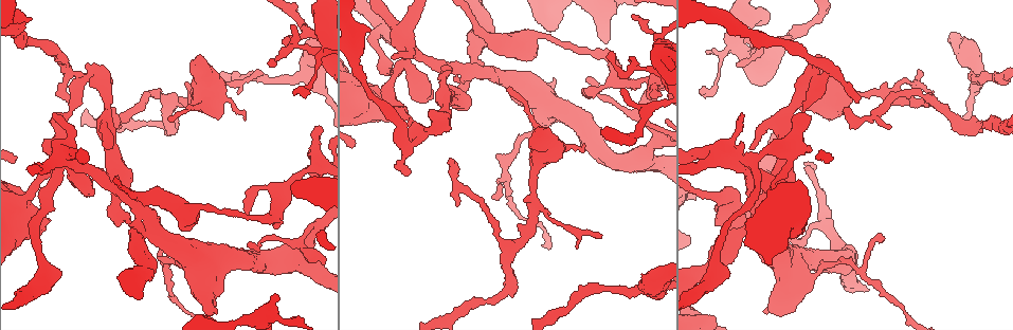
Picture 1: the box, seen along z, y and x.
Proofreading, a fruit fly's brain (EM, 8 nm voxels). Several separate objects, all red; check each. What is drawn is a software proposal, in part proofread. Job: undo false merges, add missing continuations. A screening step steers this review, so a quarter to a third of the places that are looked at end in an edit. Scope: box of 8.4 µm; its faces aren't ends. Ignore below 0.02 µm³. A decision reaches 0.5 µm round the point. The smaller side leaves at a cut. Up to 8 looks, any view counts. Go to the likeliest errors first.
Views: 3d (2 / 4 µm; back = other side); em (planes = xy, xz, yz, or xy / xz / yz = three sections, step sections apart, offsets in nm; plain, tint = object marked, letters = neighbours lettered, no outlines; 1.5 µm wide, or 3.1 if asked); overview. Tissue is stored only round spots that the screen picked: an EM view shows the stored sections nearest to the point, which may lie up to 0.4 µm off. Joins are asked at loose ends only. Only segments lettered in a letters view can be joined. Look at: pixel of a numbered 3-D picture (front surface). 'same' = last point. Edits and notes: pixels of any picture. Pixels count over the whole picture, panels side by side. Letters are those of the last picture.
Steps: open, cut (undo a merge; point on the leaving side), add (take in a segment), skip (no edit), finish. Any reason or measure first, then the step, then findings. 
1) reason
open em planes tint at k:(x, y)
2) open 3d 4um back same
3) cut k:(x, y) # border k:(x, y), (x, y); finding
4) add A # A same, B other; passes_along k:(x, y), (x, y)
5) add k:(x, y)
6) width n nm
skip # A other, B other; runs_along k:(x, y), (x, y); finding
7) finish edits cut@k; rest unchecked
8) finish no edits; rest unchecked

free end
open em yz step 8 tint at 1:(553, 79)

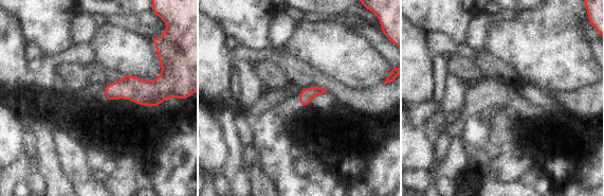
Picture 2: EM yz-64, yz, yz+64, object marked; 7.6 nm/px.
open em planes letters same

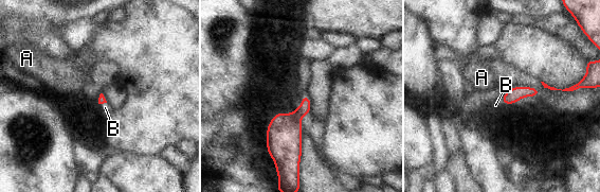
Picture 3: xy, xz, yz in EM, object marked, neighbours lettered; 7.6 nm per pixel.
add B # A other, B same; passes_along 3:(512, 96), (503, 102), (495, 105); it goes on there

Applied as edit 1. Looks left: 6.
redraw
open overview

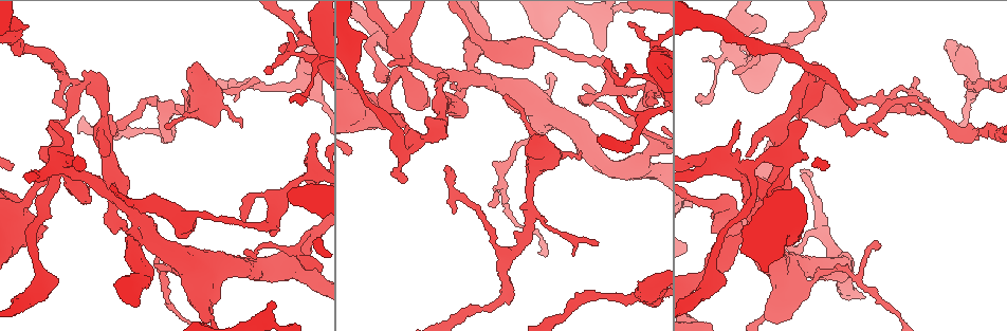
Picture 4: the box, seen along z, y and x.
tapers out
open 3d 2um at 4:(595, 243)

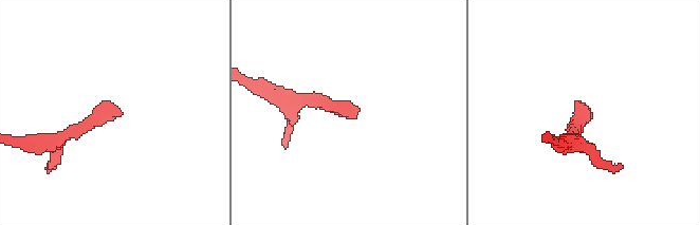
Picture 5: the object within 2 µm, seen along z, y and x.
need the tissue
open em yz step 4 tint at 5:(118, 116)

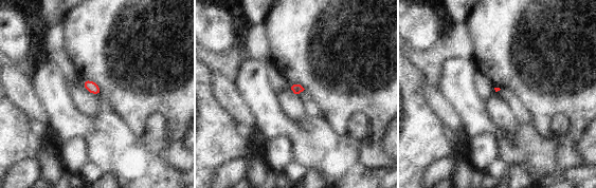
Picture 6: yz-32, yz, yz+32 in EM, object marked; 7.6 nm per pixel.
open em yz step 4 letters same

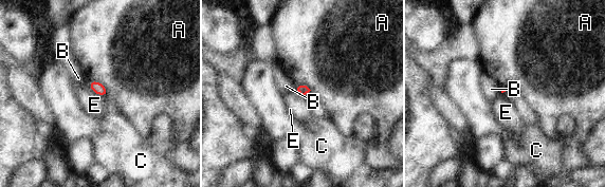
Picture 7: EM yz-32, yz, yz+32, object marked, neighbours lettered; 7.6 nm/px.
skip # A other, B other, C other, E other; border 7:(88, 87), (104, 97); no lettered segment goes on from it

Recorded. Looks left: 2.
open em xy step 4 tint at 4:(247, 256)

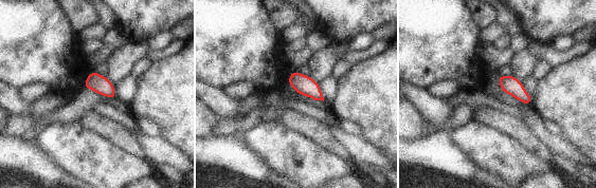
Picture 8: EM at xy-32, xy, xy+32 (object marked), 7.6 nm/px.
open em planes letters same

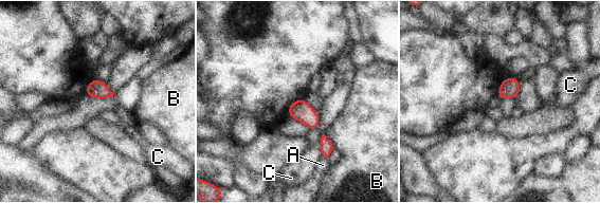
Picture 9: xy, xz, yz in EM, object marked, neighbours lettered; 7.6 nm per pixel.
width 140 nm
skip # A other, B other, C other; no lettered segment goes on from it

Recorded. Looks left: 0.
finish edits add@3; rest unchecked

